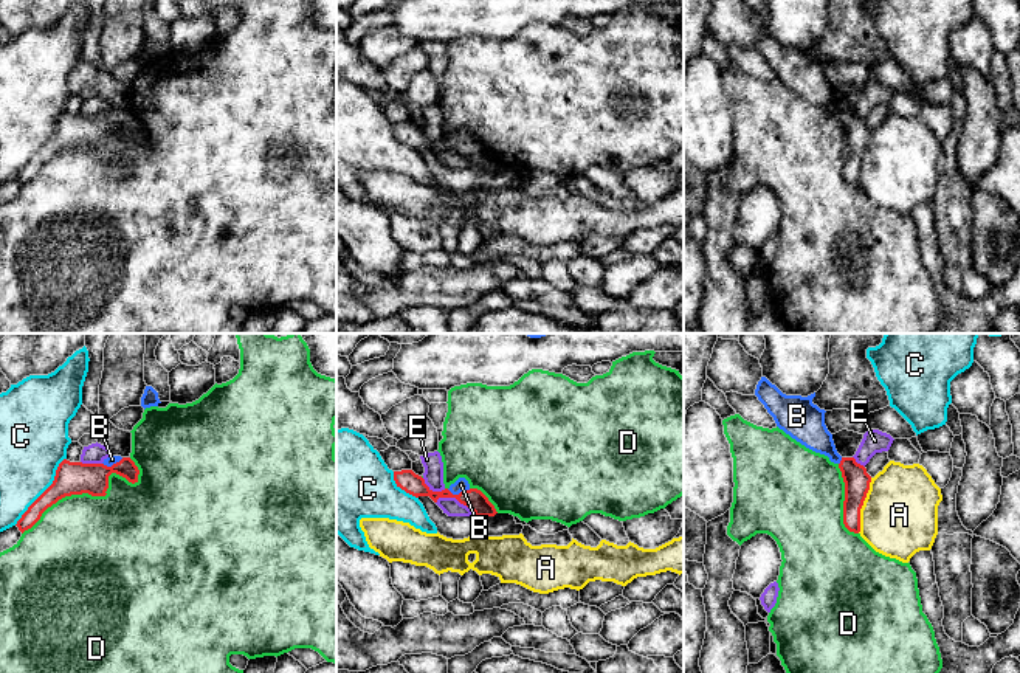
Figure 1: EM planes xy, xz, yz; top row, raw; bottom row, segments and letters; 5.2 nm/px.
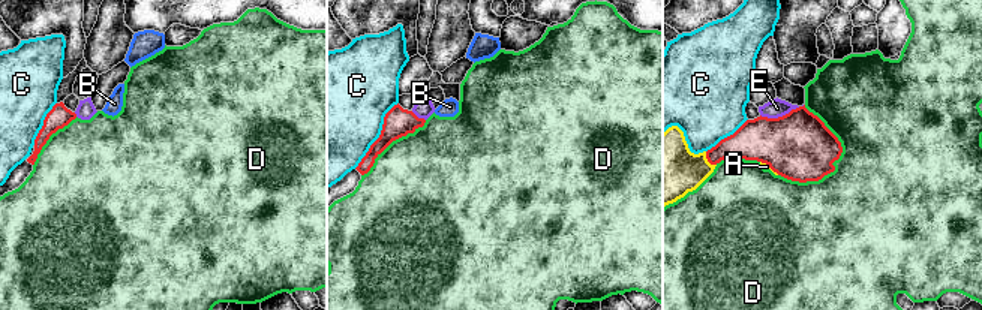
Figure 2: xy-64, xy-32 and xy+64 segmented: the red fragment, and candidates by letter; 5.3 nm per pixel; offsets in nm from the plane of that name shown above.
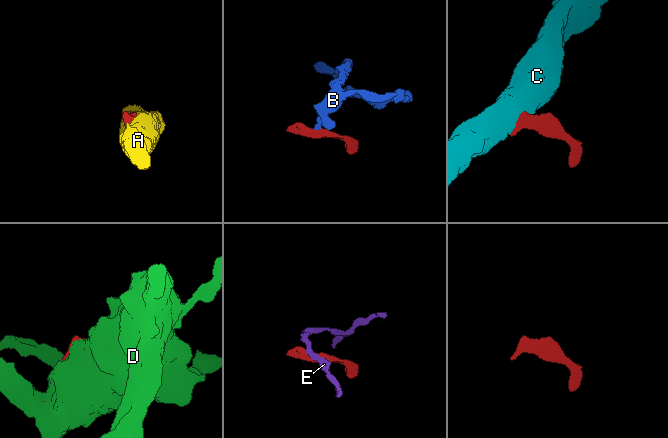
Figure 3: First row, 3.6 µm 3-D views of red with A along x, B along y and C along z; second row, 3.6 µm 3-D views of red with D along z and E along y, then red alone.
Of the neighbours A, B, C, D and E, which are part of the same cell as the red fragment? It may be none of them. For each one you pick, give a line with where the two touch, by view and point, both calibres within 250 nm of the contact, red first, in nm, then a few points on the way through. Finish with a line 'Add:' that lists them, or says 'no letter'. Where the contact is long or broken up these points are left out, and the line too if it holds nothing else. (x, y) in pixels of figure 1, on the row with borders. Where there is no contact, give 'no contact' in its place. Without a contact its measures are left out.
B: contact xz (459, 493); calibres 110 and 70 nm; way xz (475, 500), (459, 493), (461, 484)
Add: B

